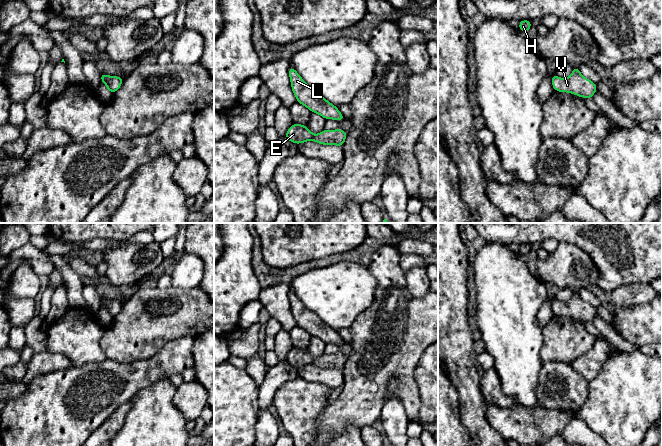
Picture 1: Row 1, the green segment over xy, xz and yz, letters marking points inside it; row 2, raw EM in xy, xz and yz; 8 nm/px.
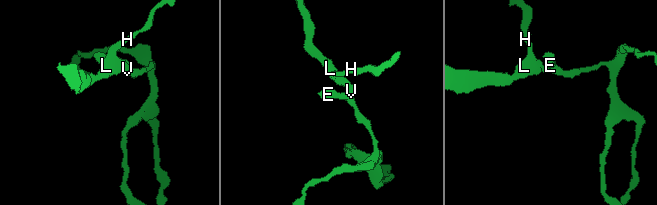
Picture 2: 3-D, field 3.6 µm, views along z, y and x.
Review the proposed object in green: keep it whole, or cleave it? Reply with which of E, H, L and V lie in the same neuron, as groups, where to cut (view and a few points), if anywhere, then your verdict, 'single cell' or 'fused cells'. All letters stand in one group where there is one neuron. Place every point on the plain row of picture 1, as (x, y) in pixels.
groups E H L V; cut none; single cell

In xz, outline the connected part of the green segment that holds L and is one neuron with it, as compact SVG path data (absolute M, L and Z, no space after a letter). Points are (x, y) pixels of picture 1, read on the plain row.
M290 290L289 301L291 312L297 323L297 326L306 330L311 336L321 339L326 344L343 344L345 341L338 332L327 325L318 315L307 309L296 294Z

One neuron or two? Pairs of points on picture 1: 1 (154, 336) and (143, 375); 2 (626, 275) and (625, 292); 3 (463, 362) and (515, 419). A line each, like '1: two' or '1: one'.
1: two
2: two
3: two

